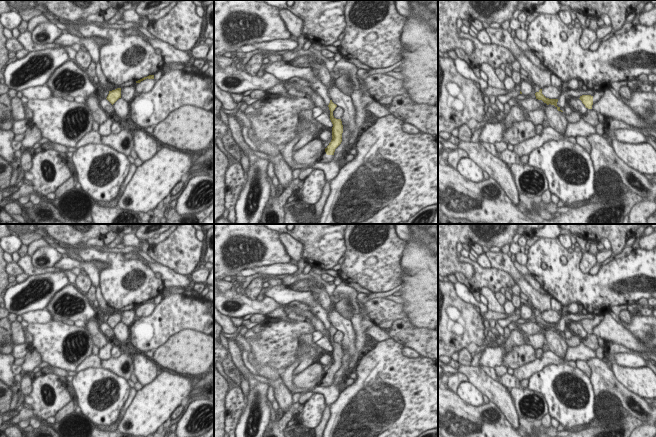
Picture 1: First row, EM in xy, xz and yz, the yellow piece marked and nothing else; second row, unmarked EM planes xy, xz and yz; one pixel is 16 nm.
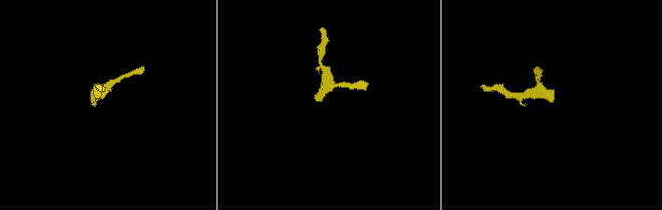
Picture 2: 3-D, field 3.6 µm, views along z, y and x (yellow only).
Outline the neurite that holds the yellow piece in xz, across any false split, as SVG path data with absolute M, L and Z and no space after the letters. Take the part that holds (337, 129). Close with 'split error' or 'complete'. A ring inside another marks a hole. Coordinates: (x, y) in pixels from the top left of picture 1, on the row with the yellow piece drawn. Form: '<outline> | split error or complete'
M330 100L328 105L330 110L330 120L333 124L332 127L332 140L329 145L325 148L325 152L323 153L319 162L321 163L328 163L333 160L335 149L341 144L342 142L342 133L343 133L343 125L341 119L336 119L333 116L333 111L337 107L336 104Z | split error

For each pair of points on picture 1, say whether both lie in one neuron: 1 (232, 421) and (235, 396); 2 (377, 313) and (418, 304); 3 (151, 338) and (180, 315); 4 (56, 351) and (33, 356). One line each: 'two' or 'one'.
1: one
2: two
3: one
4: two

